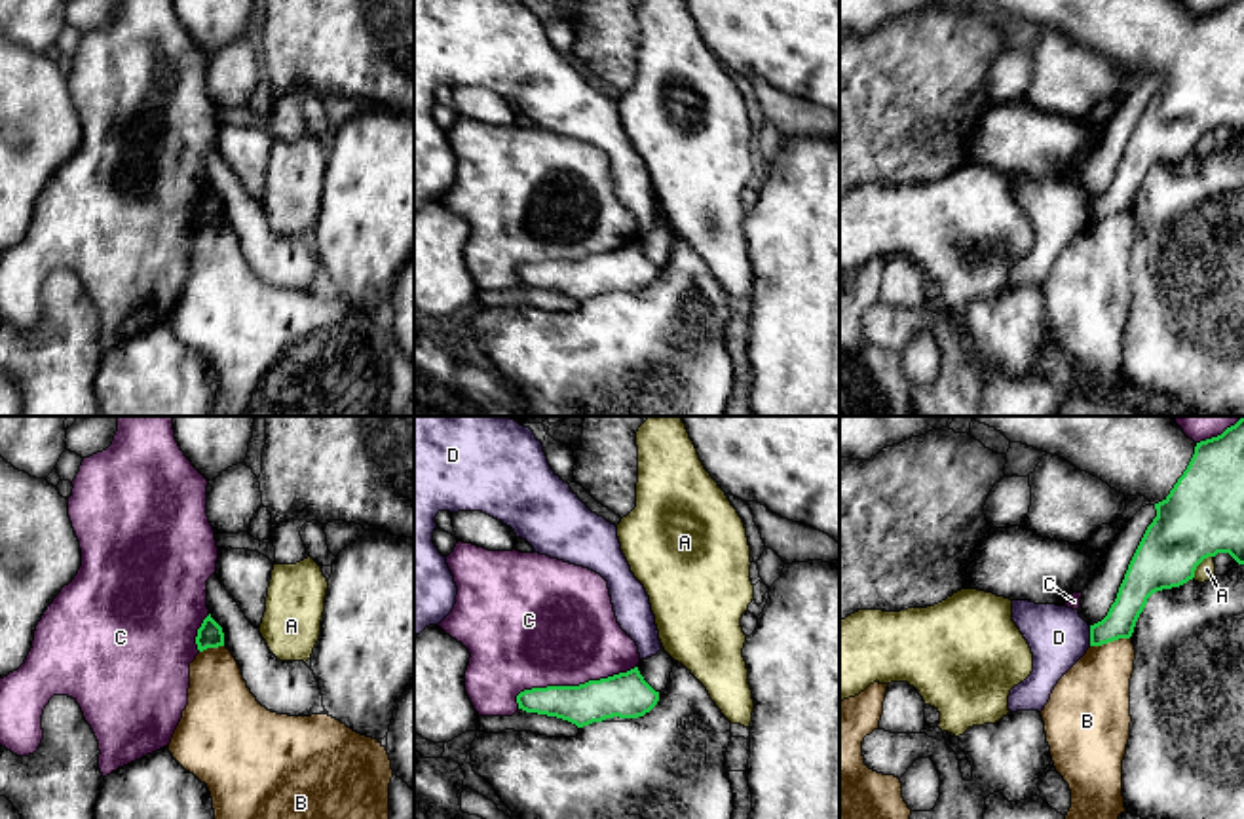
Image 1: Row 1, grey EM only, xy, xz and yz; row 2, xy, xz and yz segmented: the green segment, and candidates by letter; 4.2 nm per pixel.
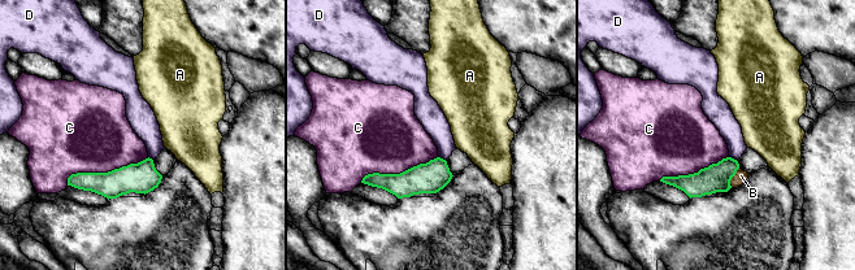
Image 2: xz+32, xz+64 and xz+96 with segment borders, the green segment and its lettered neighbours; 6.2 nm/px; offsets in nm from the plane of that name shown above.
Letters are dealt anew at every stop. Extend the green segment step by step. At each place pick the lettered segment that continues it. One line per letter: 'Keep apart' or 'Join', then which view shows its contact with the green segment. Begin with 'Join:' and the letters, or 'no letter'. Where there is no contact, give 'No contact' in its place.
Join: no letter
A: Keep apart. Touches green in yz
B: Keep apart. Touches green in yz
C: Keep apart. Touches green in xz
D: Keep apart. Touches green in yz

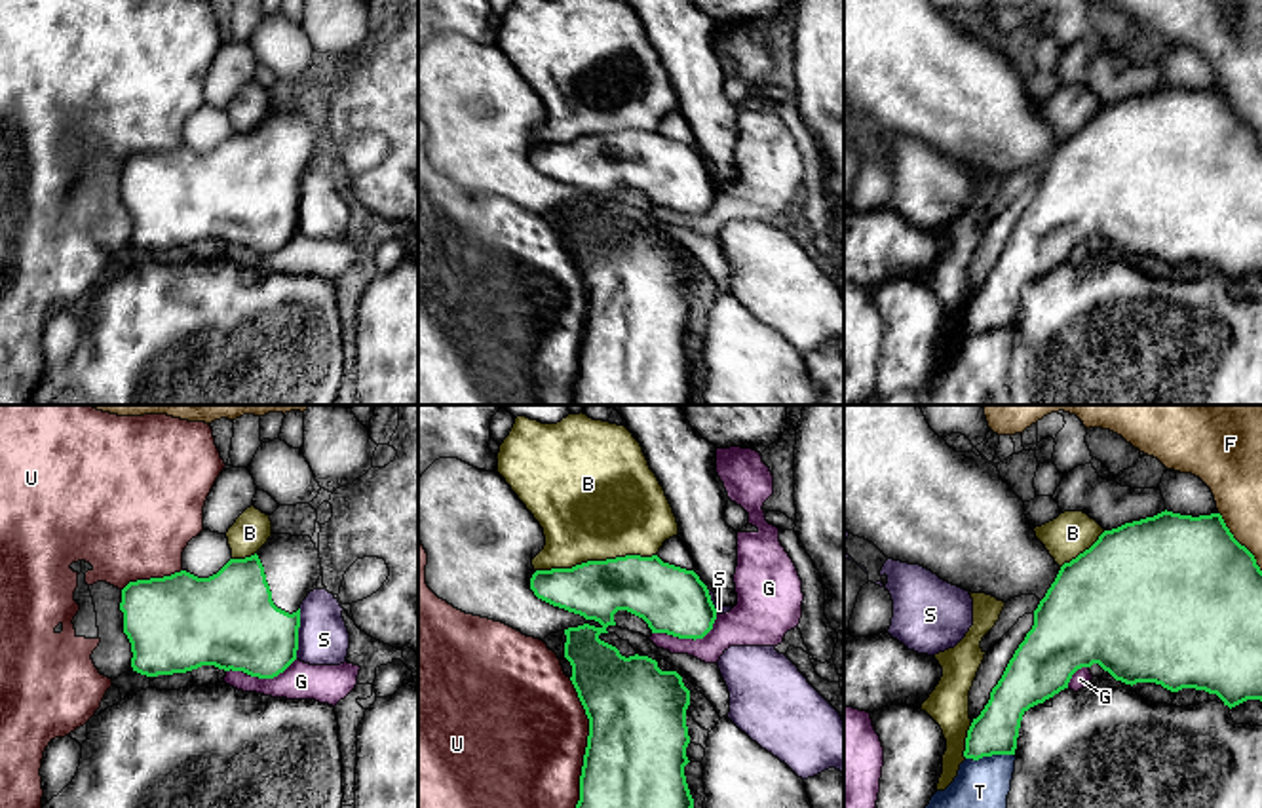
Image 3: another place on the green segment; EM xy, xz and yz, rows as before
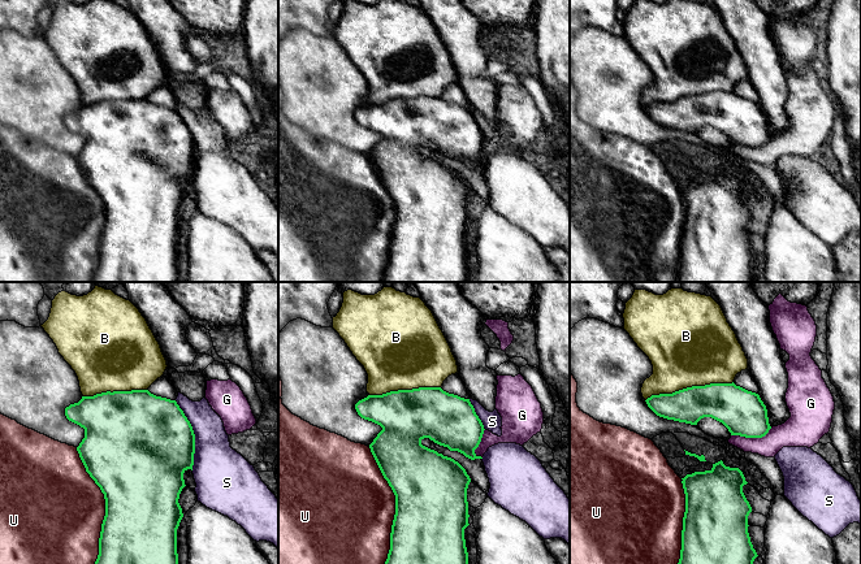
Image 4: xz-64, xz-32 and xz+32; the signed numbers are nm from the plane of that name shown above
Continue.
Join: no letter
B: Keep apart. Touches green in xz
F: Keep apart. Touches green in yz
G: Keep apart. Touches green in xz
S: Keep apart. Touches green in xy
T: Keep apart. Touches green in yz
U: Keep apart. Touches green in xz

